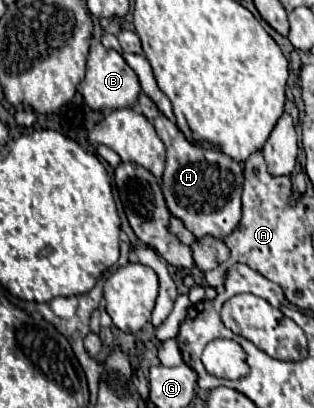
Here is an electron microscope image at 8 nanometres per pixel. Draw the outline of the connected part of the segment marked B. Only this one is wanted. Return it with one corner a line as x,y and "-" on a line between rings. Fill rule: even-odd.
98,40
92,42
90,46
90,56
88,56
88,66
86,66
86,76
80,82
80,92
86,100
86,104
92,110
118,110
118,108
132,108
138,102
140,94
140,82
136,72
124,62
124,58
110,48
104,48

